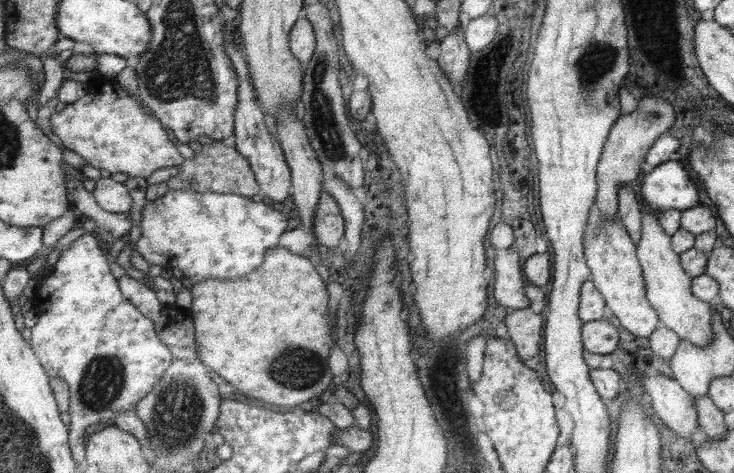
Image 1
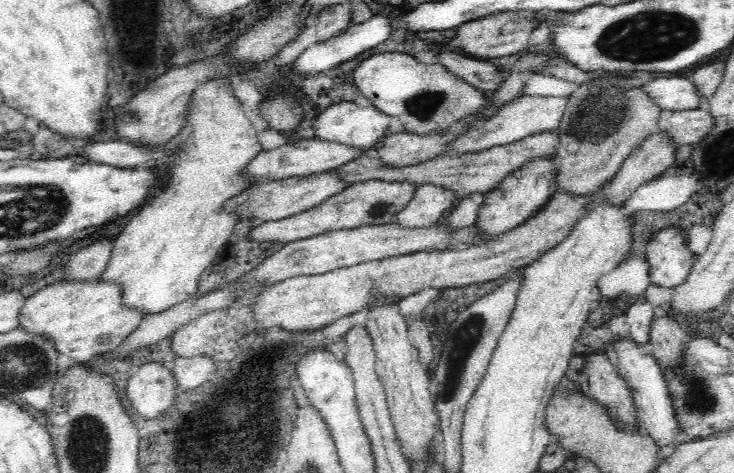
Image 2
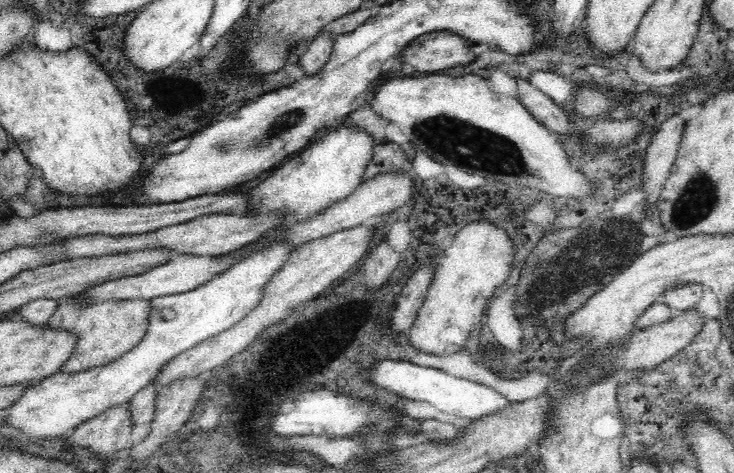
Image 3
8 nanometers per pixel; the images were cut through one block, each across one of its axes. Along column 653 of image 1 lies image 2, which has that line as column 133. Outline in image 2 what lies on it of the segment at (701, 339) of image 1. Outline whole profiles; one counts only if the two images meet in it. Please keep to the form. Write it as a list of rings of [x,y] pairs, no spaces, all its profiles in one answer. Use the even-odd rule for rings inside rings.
[[[230,74],[226,78],[204,82],[194,90],[186,112],[186,122],[194,126],[194,134],[180,150],[180,154],[186,156],[178,158],[178,162],[170,166],[166,188],[140,208],[130,222],[124,222],[124,230],[114,238],[110,260],[98,280],[118,282],[122,286],[122,300],[126,308],[138,308],[144,310],[146,316],[152,316],[192,298],[198,290],[200,276],[220,256],[238,222],[238,216],[234,212],[226,212],[222,206],[234,196],[256,186],[256,182],[248,180],[246,174],[242,176],[242,172],[252,158],[260,156],[262,144],[258,144],[258,134],[252,128],[252,122],[244,118],[244,108],[236,98],[238,86],[232,80],[234,76]]]

